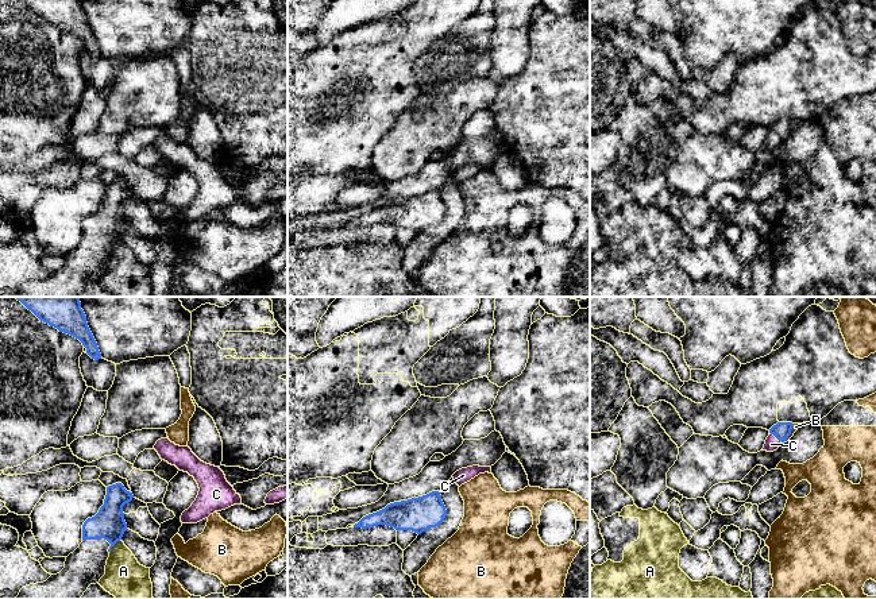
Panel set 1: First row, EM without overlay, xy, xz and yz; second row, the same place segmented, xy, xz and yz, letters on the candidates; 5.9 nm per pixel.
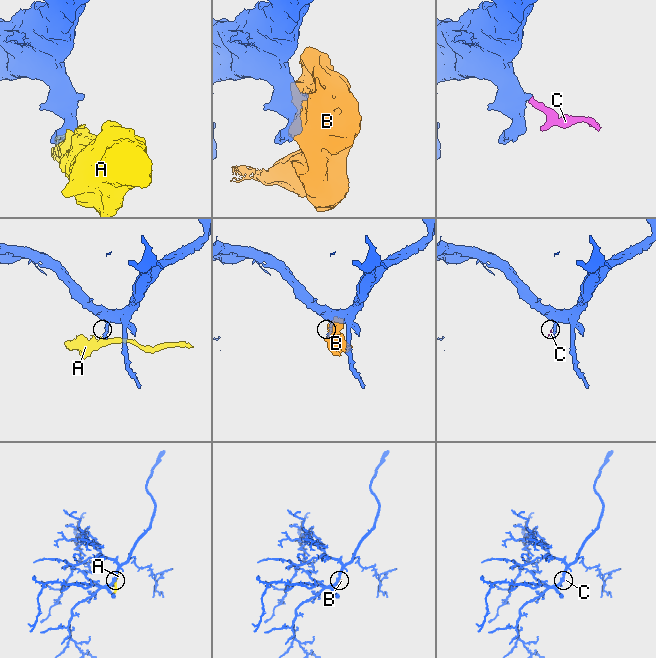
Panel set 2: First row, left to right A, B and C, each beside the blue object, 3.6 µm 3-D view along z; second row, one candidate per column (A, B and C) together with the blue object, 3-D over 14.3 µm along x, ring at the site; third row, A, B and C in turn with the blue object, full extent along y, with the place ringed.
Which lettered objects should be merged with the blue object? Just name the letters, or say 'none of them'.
C

